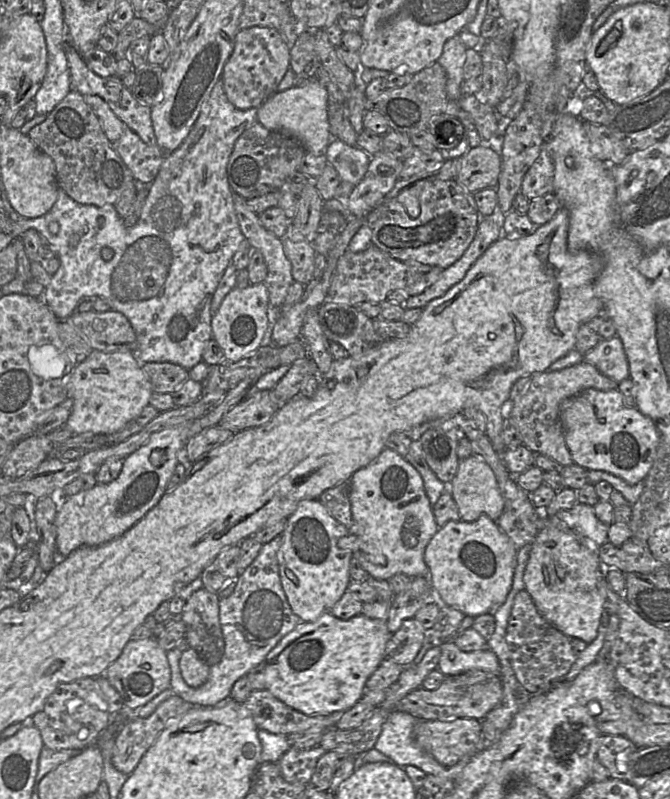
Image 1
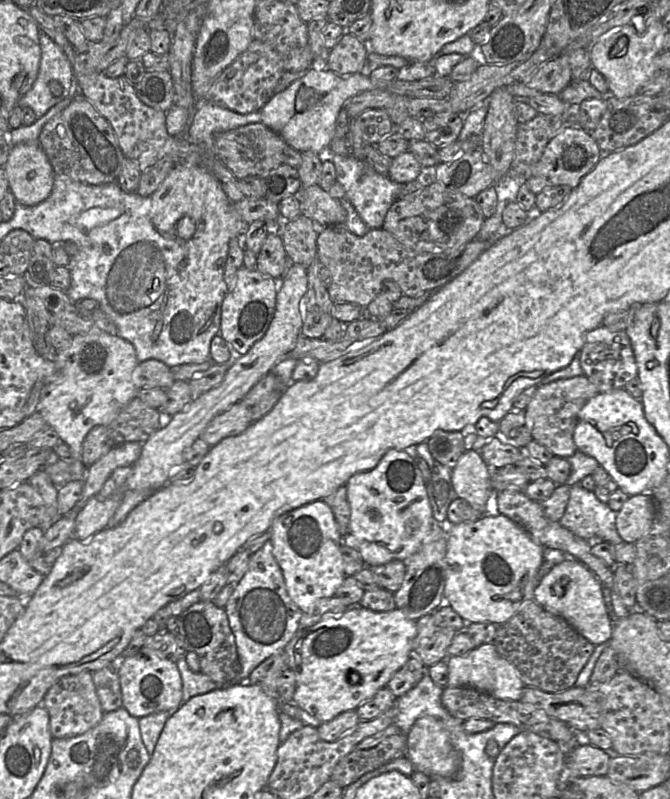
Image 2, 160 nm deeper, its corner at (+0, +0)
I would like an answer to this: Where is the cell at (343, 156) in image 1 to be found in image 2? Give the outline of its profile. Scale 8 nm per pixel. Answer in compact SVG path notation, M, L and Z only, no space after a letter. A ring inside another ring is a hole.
M329 154L329 158L335 165L336 181L343 186L345 197L354 206L363 222L369 229L382 228L388 210L401 197L404 184L382 176L366 160L359 160L354 155L346 157Z

